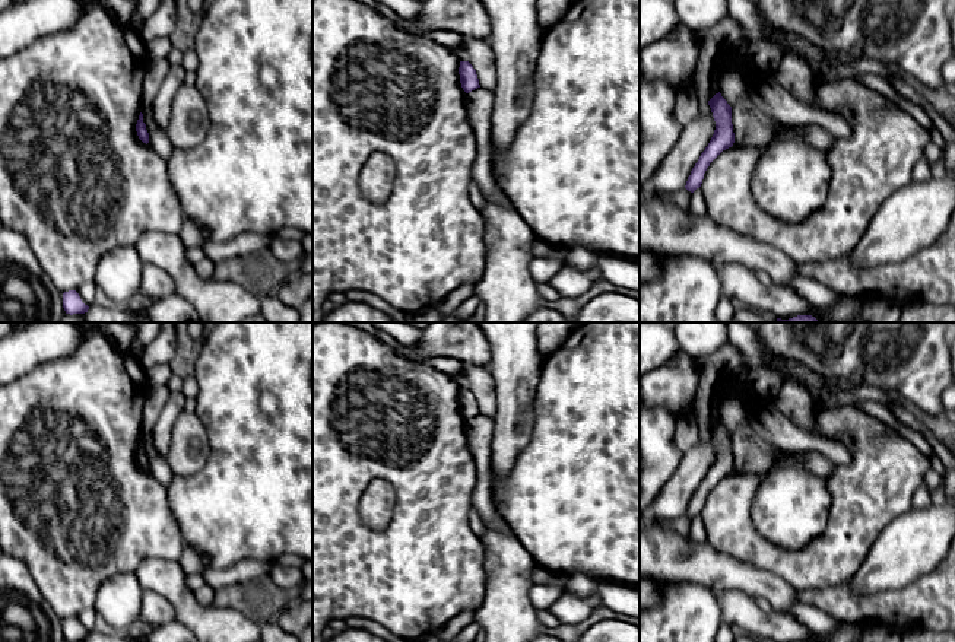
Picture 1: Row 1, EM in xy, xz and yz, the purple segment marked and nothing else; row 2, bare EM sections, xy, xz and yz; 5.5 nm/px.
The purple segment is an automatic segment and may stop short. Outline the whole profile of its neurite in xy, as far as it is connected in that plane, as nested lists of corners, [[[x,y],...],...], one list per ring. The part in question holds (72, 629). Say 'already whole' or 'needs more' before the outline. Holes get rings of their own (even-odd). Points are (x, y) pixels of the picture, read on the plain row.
already whole | [[[69,617],[63,620],[63,635],[66,641],[85,641],[89,633],[85,632],[76,617]]]

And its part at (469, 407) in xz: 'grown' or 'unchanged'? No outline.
unchanged

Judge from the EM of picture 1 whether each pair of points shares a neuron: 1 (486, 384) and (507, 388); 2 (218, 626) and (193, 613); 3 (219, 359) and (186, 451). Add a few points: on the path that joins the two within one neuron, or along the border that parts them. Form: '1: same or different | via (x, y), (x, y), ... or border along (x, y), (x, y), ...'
1: different | border along (485, 365), (494, 380), (494, 416)
2: same | via (212, 626), (199, 619)
3: different | border along (194, 412), (206, 432), (211, 450)

